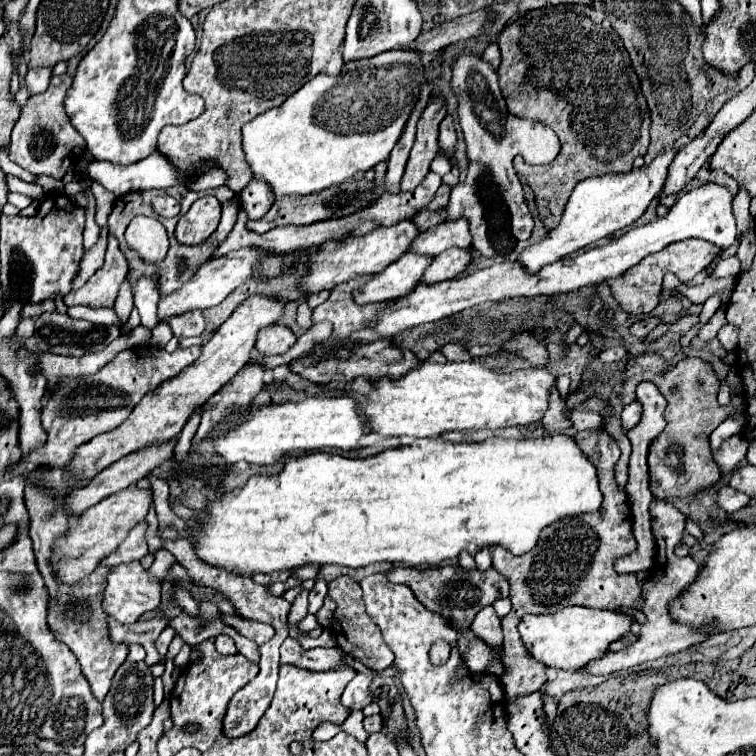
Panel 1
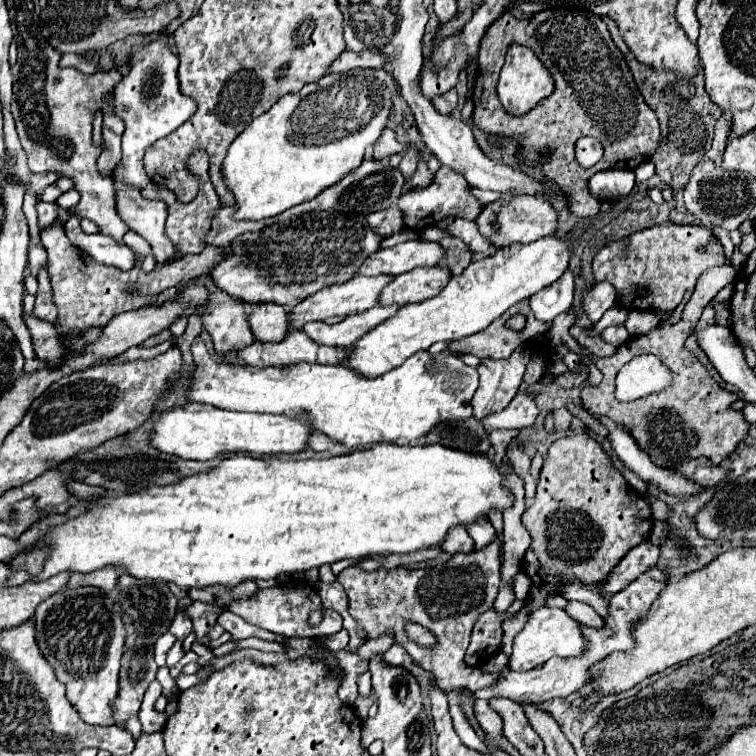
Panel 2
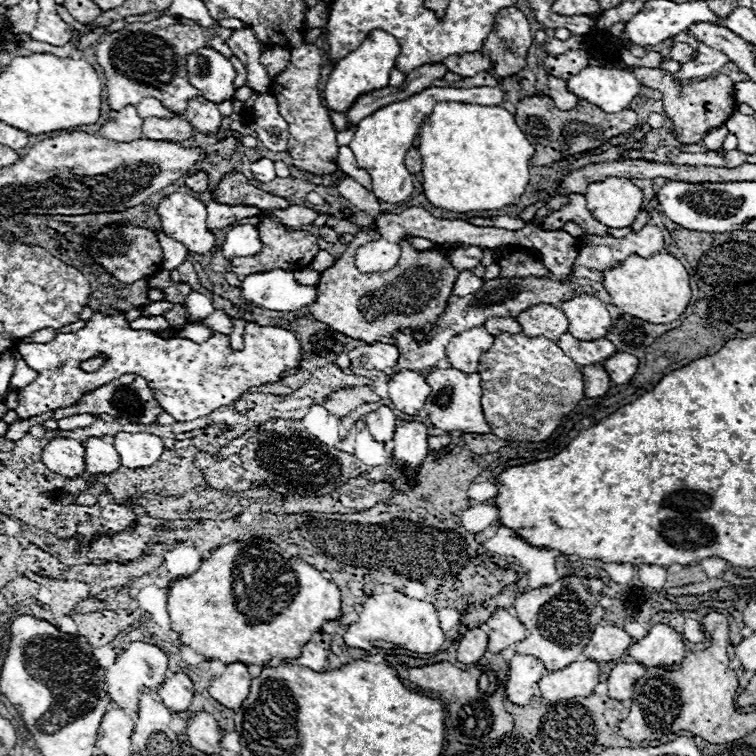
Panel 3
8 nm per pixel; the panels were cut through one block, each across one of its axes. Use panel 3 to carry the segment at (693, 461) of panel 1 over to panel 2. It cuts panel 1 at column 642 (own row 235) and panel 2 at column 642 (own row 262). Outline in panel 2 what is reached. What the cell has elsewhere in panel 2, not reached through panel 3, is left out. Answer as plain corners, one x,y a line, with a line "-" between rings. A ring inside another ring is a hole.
716,266
708,268
696,284
696,290
692,294
692,304
686,304
684,316
676,324
658,324
648,334
632,336
628,338
612,356
599,358
592,356
584,346
582,354
582,366
586,362
592,362
602,372
602,382
598,386
584,386
582,406
588,410
594,418
608,418
614,424
624,426
636,440
636,444
650,456
650,460
658,466
678,466
682,462
688,462
692,458
708,458
712,464
720,464
724,458
728,458
736,446
742,442
742,438
748,432
748,422
744,420
742,412
730,410
730,404
738,400
738,396
730,390
724,390
710,372
700,364
700,360
686,350
684,340
690,336
692,328
696,326
702,308
712,302
712,298
736,278
734,266
-
638,354
654,354
670,368
672,382
670,388
644,396
642,400
634,402
620,402
616,400
616,376
624,364
630,362

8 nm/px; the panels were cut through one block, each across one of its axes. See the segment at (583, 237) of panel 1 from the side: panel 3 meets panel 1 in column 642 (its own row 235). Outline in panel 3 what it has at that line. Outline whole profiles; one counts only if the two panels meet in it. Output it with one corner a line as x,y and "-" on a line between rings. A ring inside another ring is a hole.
174,192
158,202
156,214
162,222
164,234
184,244
188,250
206,254
216,246
214,234
206,228
208,214
204,202
182,192

